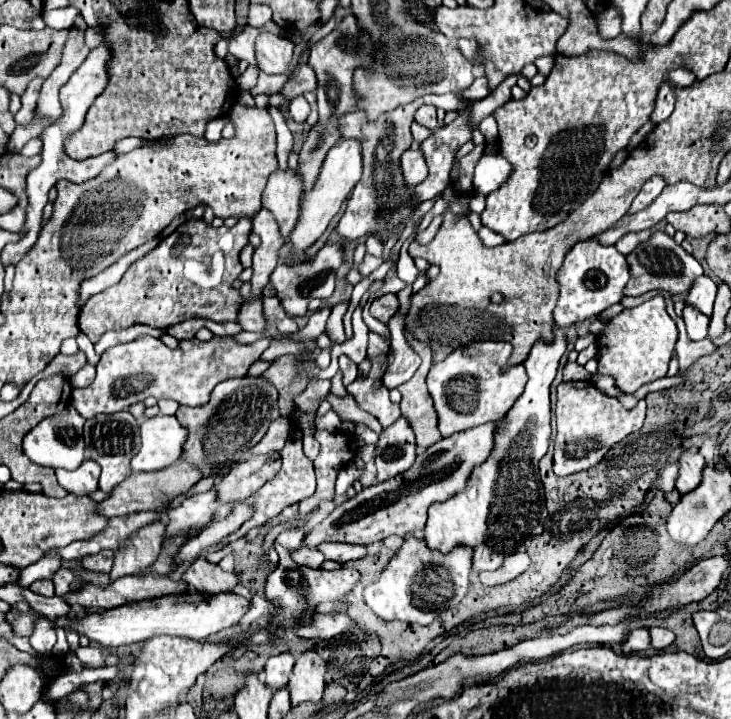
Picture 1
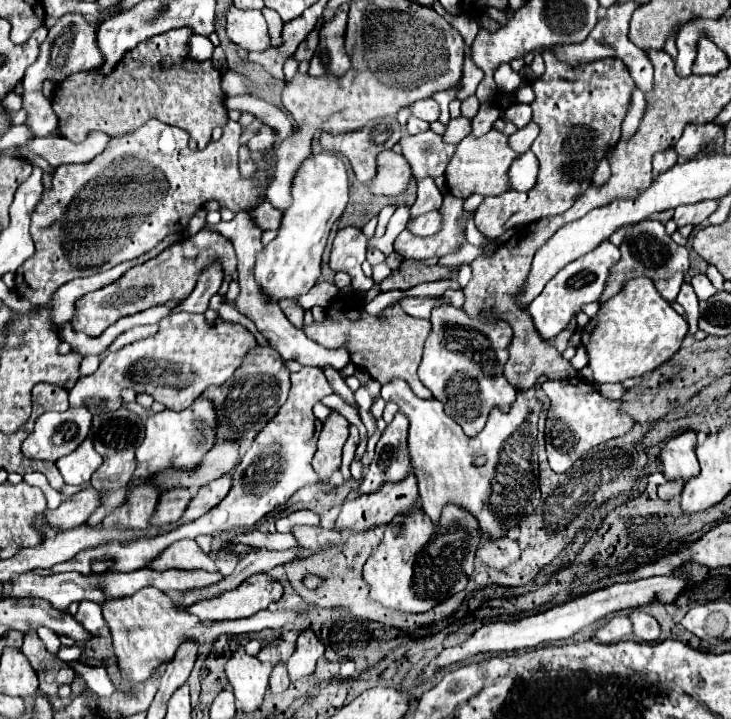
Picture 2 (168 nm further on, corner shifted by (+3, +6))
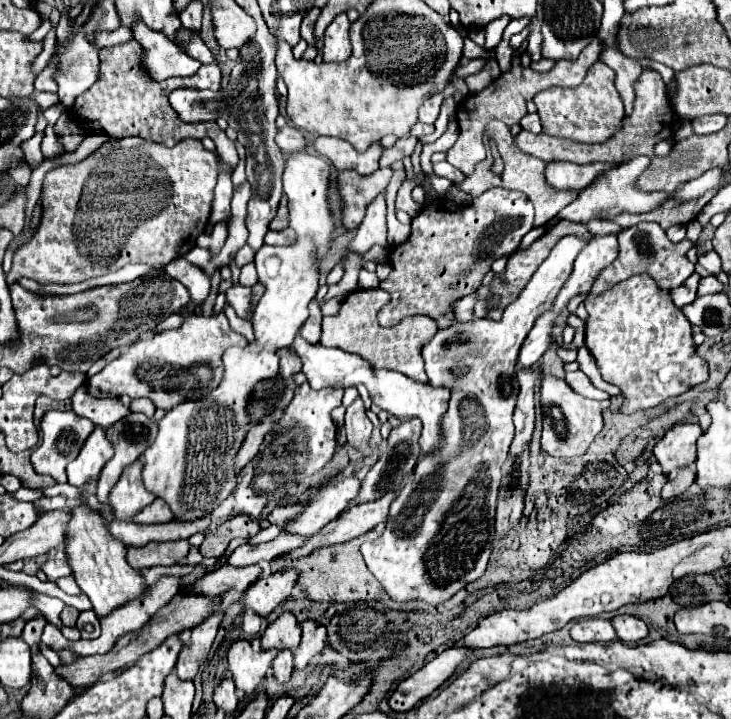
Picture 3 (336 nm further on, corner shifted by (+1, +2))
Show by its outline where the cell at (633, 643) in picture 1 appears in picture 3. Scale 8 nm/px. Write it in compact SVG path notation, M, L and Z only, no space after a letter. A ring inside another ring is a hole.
M601 617L583 619L583 621L575 623L571 627L571 637L577 643L601 643L601 645L607 645L607 643L617 641L617 633L613 631L611 621L601 619Z

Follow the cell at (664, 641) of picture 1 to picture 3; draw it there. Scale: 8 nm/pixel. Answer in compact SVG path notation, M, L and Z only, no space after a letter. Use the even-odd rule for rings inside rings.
M631 615L613 617L611 623L613 623L619 639L625 643L639 643L649 635L649 627L641 619L631 617Z

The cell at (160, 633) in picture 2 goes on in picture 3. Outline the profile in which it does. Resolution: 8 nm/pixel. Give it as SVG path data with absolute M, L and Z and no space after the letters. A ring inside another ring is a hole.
M87 505L73 507L67 533L69 535L67 535L65 551L69 555L73 577L81 587L81 591L93 603L93 609L99 619L103 619L117 607L133 599L139 599L139 595L145 595L147 585L143 575L127 563L127 547L109 535L107 525L101 521L99 513L95 513Z

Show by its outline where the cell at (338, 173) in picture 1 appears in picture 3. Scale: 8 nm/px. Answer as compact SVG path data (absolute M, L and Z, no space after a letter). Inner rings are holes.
M303 151L287 159L283 191L289 199L289 227L297 237L291 245L261 247L255 255L259 283L265 287L253 311L255 343L243 349L229 347L223 355L225 377L221 385L203 399L185 401L167 411L159 421L153 445L143 453L143 483L151 493L167 501L175 519L189 521L211 513L235 487L237 473L233 469L233 455L249 431L249 417L245 413L247 399L257 381L277 375L279 357L275 351L291 345L309 315L307 305L319 289L319 267L331 247L335 227L329 207L329 173L331 165L321 155Z

